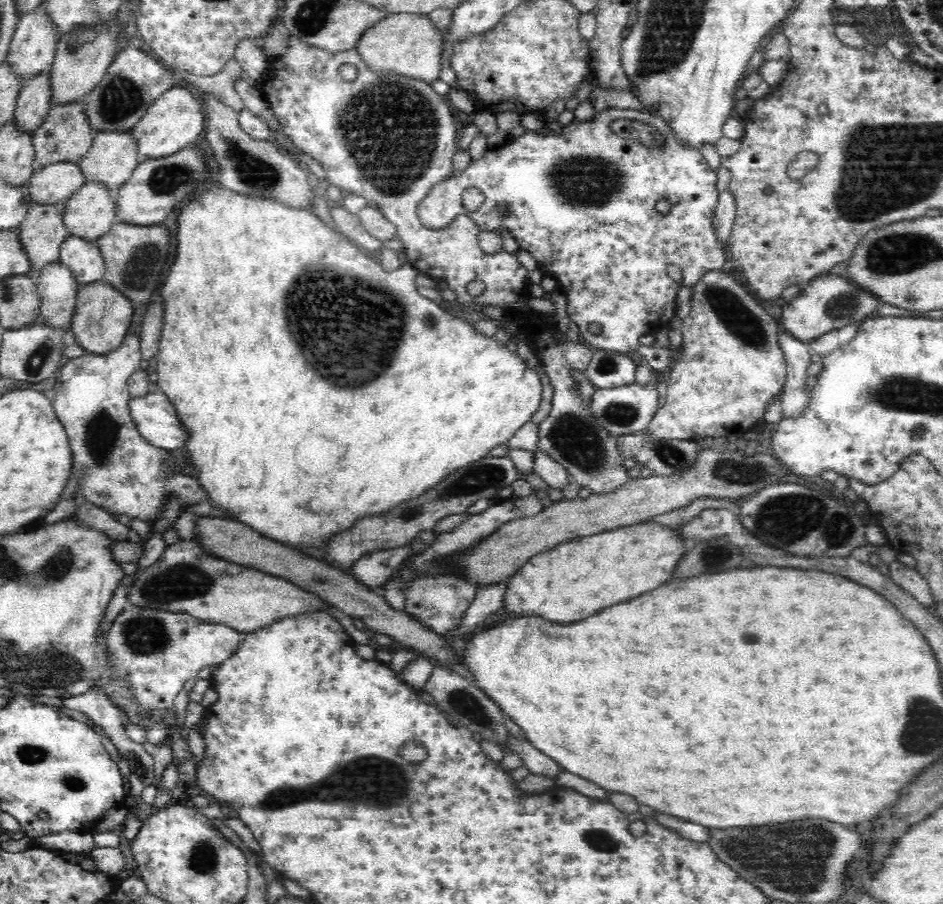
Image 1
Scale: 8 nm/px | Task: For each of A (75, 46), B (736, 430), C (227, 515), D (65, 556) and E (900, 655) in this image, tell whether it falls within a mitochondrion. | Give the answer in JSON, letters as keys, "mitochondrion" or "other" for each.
{"A":"mitochondrion","B":"other","C":"other","D":"mitochondrion","E":"other"}

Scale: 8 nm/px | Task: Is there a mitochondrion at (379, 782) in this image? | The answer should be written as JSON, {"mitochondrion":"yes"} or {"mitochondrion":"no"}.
{"mitochondrion":"yes"}

